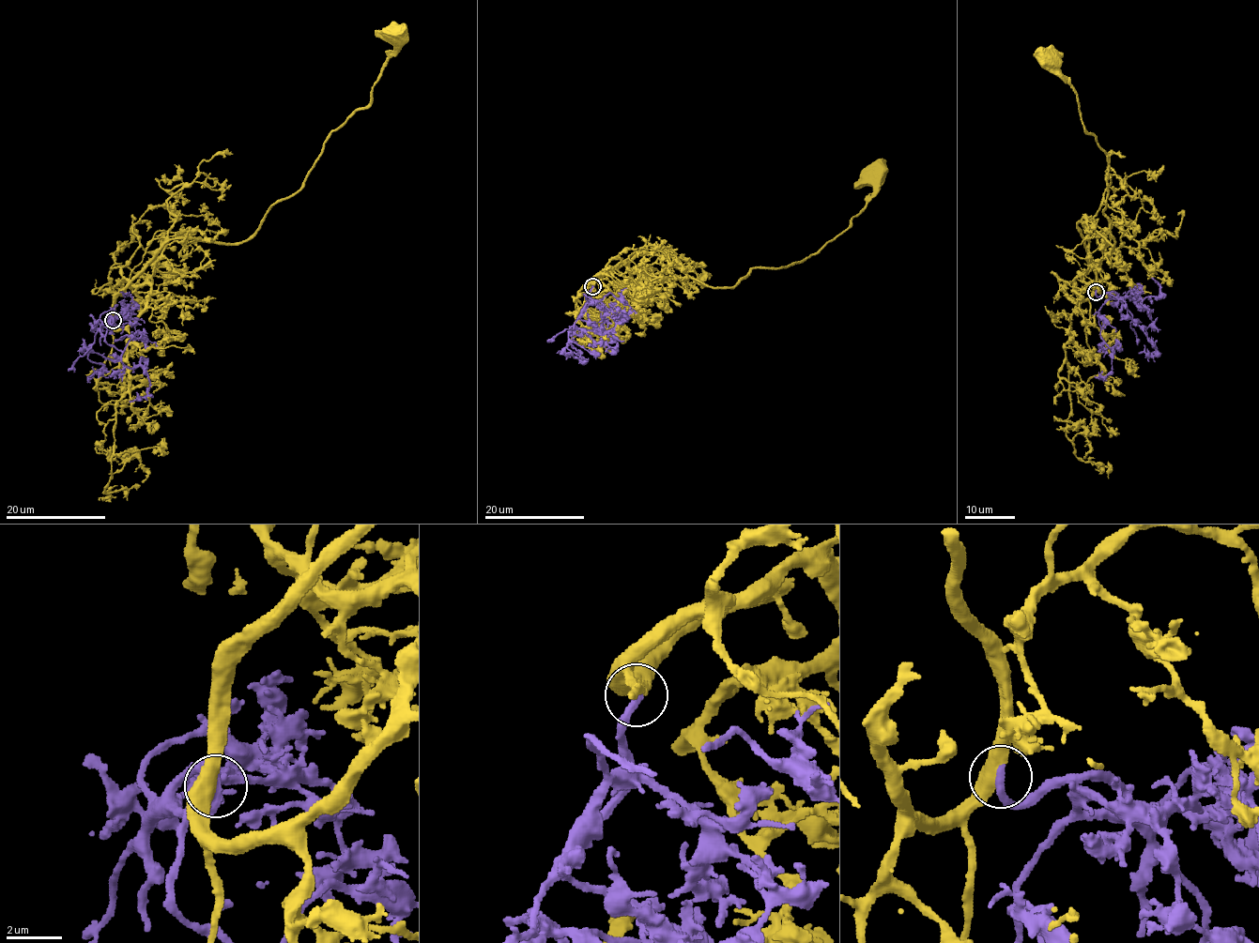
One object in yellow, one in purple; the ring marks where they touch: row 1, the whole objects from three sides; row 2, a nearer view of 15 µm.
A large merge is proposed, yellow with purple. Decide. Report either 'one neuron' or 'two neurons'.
one neuron

